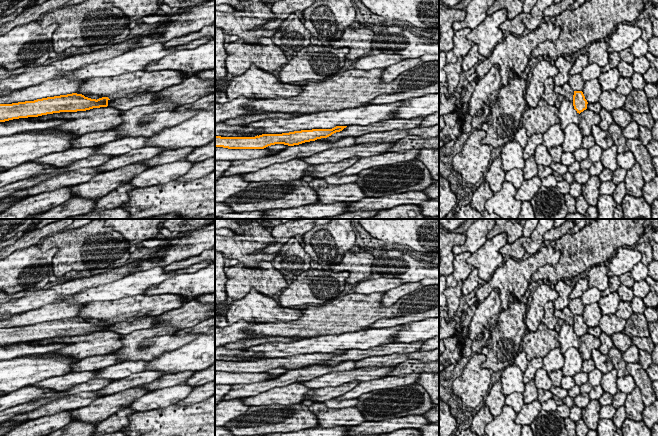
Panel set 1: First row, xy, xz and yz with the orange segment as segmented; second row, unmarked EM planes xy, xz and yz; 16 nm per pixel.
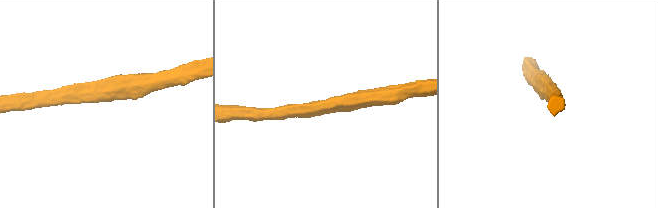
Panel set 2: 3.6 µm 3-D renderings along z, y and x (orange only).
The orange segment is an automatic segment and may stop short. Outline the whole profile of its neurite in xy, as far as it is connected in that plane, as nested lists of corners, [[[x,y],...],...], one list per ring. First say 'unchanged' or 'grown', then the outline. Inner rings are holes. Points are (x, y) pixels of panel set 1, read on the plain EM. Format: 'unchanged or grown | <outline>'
unchanged | [[[72,317],[34,325],[0,328],[0,346],[60,336],[77,336],[107,331],[109,324],[108,321],[96,324],[85,321],[82,318]]]

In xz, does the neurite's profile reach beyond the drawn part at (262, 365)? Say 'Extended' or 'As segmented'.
As segmented

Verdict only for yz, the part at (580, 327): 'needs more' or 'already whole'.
already whole

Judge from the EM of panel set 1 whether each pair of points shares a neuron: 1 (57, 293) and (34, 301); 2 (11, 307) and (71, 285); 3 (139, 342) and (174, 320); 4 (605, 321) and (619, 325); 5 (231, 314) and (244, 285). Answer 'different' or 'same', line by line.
1: same
2: same
3: different
4: same
5: different

